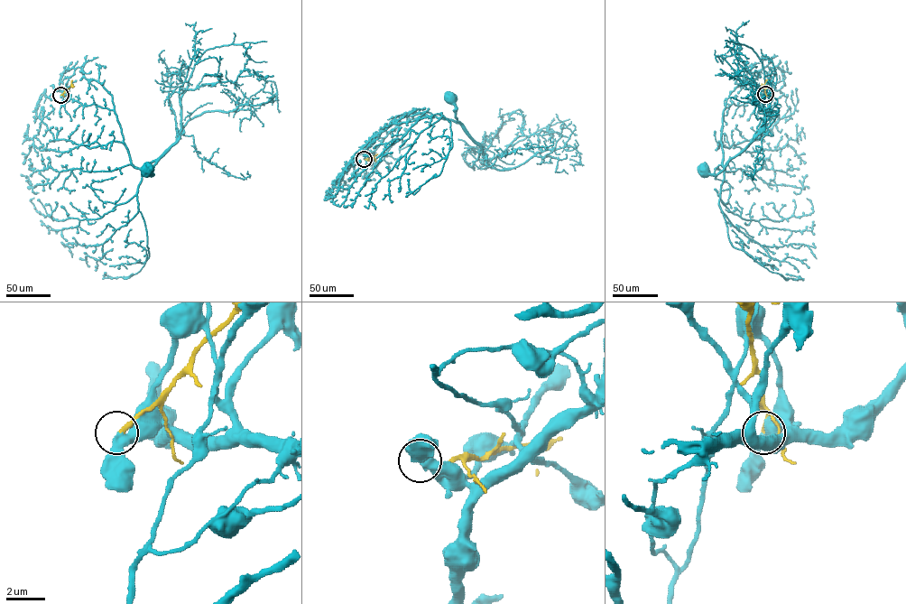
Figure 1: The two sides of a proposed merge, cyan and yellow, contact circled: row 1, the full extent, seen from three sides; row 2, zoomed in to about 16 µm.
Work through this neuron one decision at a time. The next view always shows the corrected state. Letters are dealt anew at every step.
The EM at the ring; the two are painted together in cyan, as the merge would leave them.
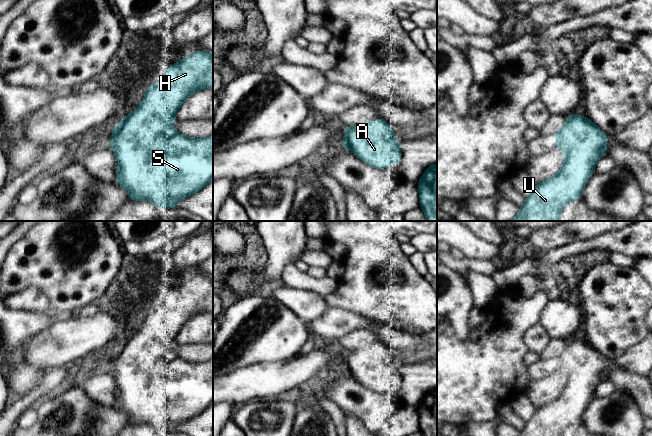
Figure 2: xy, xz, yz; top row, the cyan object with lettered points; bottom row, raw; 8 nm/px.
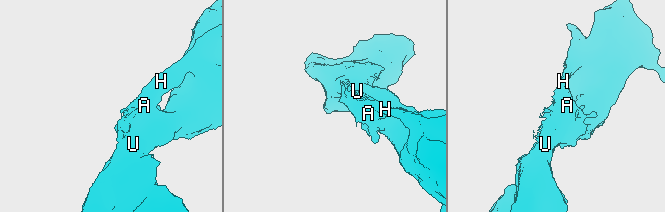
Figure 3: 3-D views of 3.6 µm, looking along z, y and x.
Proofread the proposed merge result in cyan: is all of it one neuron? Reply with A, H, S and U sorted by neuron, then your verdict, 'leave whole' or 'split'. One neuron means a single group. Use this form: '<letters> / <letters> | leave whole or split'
A H / S U | split

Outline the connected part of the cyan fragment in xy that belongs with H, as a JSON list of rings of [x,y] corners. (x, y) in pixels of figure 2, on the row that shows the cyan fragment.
[[[201,50],[169,66],[161,81],[147,87],[142,103],[126,117],[130,128],[123,131],[123,136],[141,136],[141,125],[172,126],[176,121],[176,112],[182,103],[193,93],[205,88],[213,89],[213,51],[206,53]]]

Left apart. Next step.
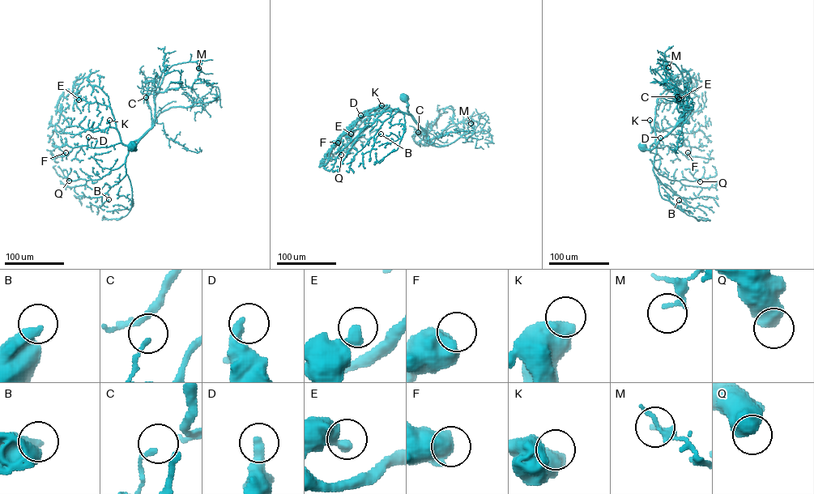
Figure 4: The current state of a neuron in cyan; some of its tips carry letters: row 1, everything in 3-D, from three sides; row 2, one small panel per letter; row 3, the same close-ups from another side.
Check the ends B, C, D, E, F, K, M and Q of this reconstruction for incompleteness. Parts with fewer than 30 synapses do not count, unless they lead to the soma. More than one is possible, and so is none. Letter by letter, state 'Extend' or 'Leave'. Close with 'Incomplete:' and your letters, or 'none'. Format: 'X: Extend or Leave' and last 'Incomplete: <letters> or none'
B: Leave
C: Leave
D: Leave
E: Leave
F: Leave
K: Leave
M: Leave
Q: Leave
Incomplete: none

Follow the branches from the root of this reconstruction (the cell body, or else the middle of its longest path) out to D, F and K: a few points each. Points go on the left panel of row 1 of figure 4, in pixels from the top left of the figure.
D: (132, 146), (136, 150), (138, 140), (127, 145), (118, 143), (108, 146), (88, 147), (88, 137)
F: (132, 146), (136, 150), (138, 140), (127, 145), (79, 146), (66, 155), (66, 152)
K: (132, 146), (136, 150), (138, 141), (124, 145), (118, 131), (113, 128), (108, 128), (109, 120)

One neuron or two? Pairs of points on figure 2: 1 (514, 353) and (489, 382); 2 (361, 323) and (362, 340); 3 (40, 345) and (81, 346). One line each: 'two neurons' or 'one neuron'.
1: one neuron
2: two neurons
3: one neuron

